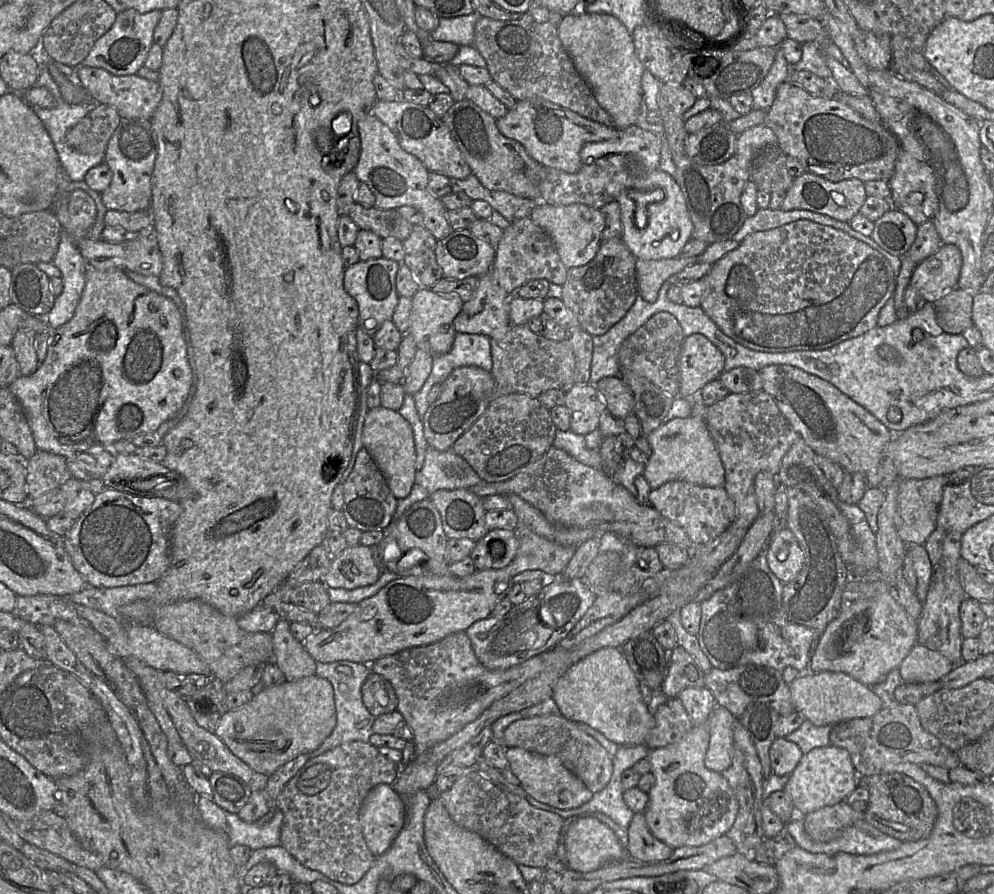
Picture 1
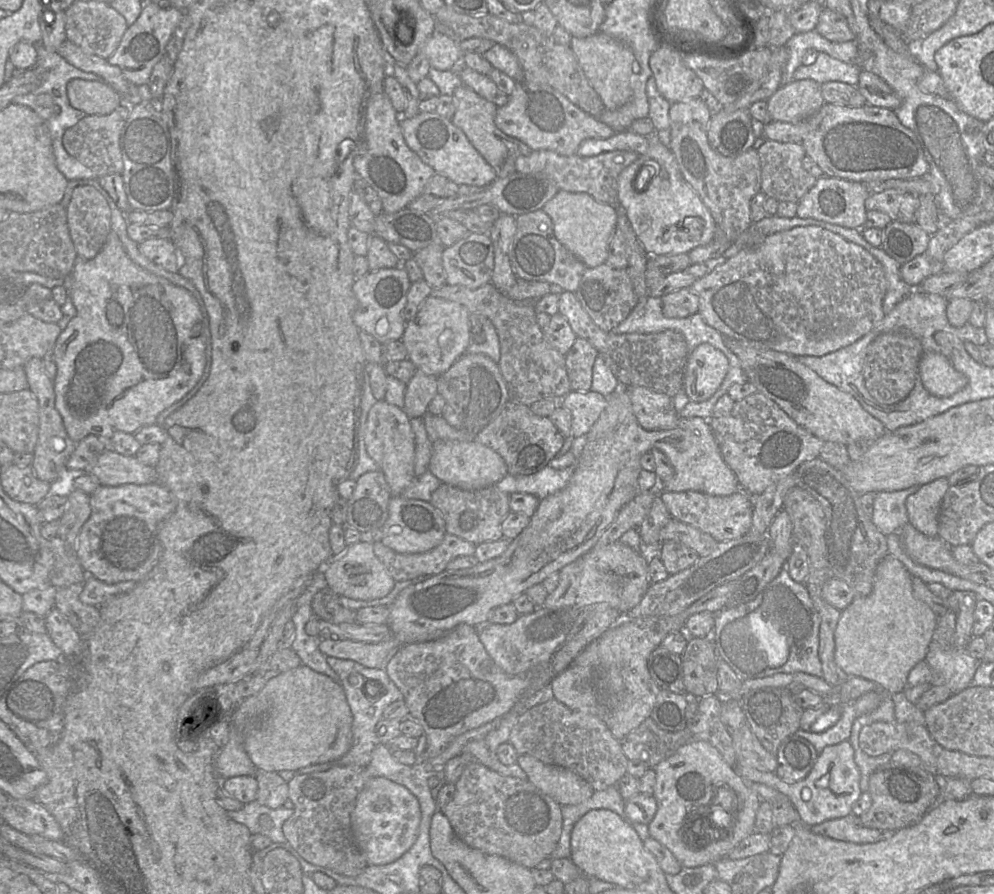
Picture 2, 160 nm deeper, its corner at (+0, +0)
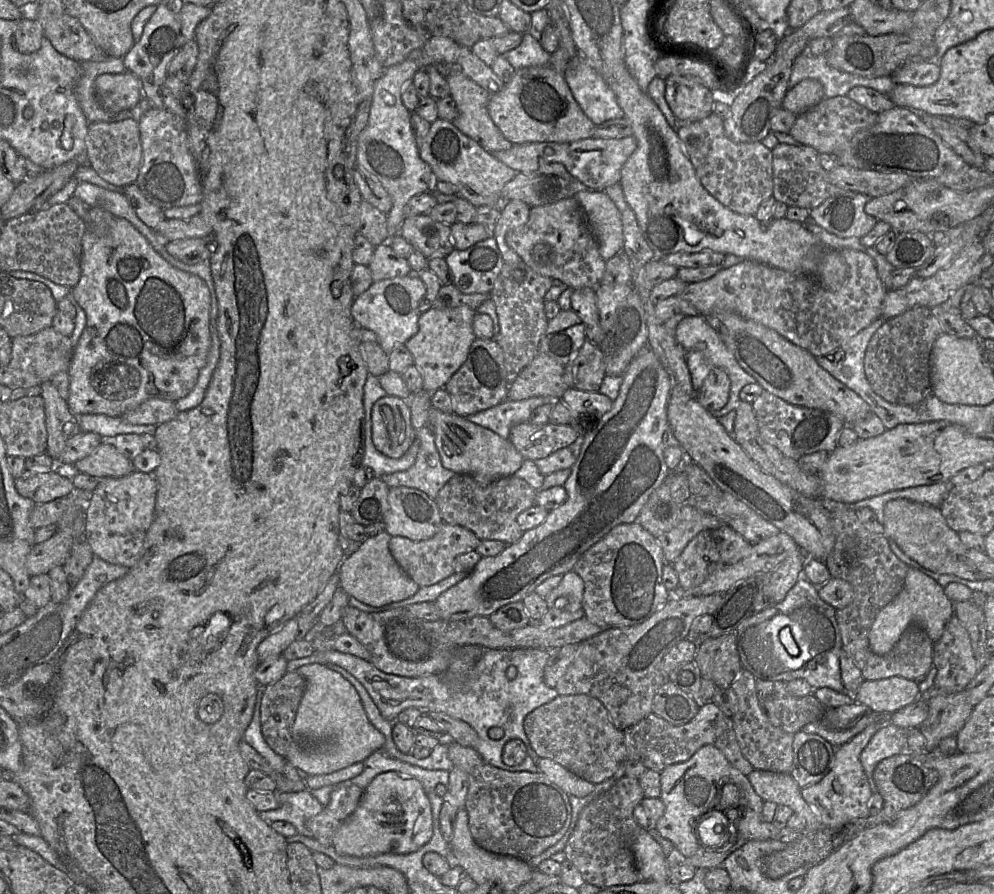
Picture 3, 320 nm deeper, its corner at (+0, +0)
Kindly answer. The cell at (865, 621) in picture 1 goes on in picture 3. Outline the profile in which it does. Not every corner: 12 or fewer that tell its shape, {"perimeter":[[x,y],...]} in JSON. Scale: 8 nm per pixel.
{"perimeter":[[910,567],[900,593],[877,614],[869,647],[887,654],[912,624],[935,644],[953,602]]}

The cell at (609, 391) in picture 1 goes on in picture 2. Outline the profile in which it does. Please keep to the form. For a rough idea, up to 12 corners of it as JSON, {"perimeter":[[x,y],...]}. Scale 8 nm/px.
{"perimeter":[[627,387],[646,430],[671,430],[680,416],[673,398]]}

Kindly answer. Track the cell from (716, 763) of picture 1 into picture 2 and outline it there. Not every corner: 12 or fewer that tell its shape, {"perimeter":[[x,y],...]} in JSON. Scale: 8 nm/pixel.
{"perimeter":[[848,740],[825,747],[807,777],[736,764],[746,782],[785,795],[807,826],[851,814],[862,794]]}

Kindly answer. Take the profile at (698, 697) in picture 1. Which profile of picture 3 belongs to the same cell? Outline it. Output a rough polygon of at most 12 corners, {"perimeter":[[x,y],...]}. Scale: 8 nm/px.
{"perimeter":[[712,701],[684,725],[652,712],[623,734],[627,760],[659,773],[711,745],[748,776],[732,718]]}

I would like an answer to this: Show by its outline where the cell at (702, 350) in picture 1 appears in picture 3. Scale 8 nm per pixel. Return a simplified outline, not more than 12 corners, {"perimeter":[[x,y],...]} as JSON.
{"perimeter":[[711,369],[697,393],[711,414],[729,400],[730,378]]}

